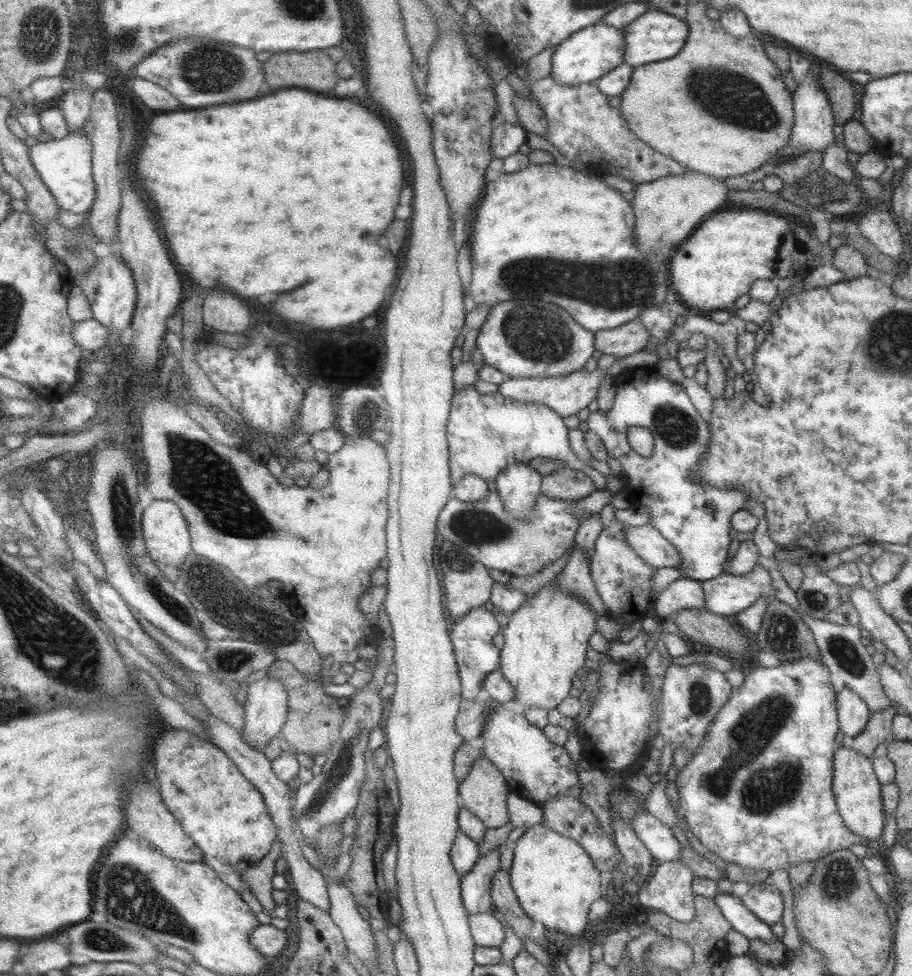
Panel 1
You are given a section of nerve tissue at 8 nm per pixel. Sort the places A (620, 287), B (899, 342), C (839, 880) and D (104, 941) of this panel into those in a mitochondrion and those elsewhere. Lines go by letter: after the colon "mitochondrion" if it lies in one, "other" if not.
A: mitochondrion
B: mitochondrion
C: mitochondrion
D: mitochondrion

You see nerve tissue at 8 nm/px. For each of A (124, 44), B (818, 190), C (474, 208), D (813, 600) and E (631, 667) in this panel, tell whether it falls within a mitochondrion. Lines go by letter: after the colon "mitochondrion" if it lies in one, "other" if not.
A: mitochondrion
B: mitochondrion
C: other
D: mitochondrion
E: other

